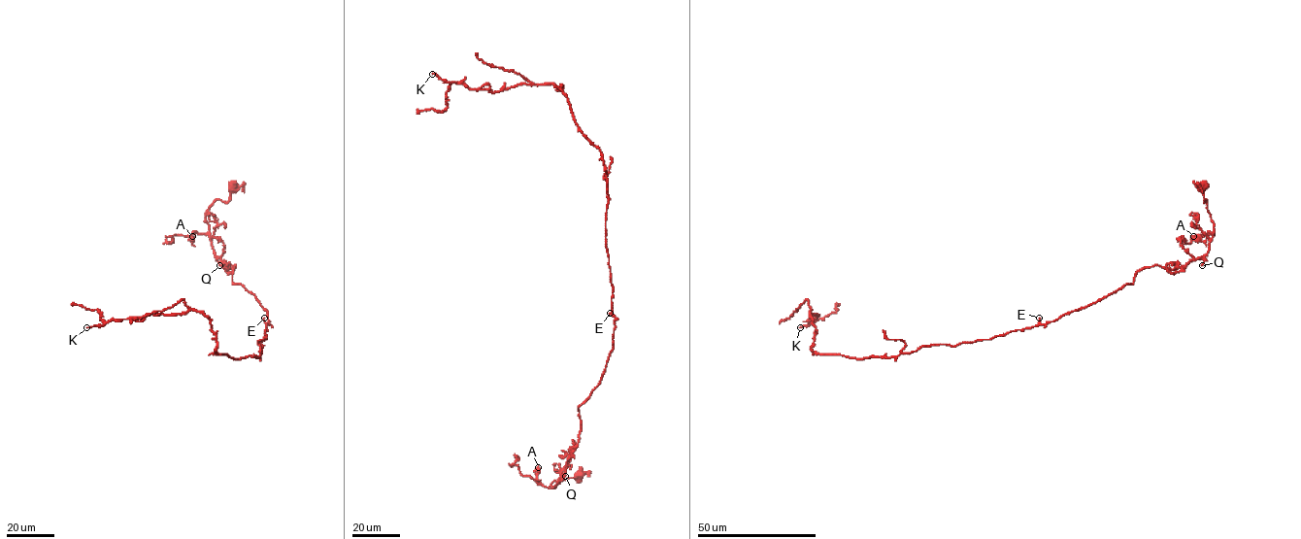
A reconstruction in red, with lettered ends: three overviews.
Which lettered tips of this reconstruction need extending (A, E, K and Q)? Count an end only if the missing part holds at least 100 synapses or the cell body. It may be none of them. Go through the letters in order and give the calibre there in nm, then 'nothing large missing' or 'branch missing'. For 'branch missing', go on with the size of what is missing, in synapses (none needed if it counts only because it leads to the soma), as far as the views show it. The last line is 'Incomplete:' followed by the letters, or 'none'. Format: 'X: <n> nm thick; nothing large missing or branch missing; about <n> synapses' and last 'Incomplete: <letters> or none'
A: 170 nm thick; nothing large missing
E: 280 nm thick; nothing large missing
K: 280 nm thick; branch missing; about 170 synapses
Q: 240 nm thick; nothing large missing
Incomplete: K

